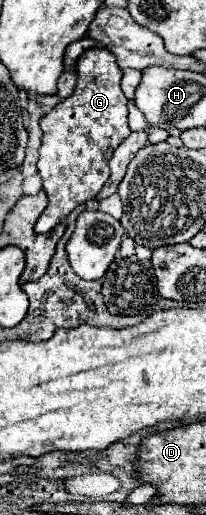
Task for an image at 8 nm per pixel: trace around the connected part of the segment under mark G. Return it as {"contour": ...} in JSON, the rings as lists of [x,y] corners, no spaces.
{"contour":[[[106,48],[86,50],[76,64],[78,84],[72,96],[60,100],[46,116],[40,118],[42,144],[38,172],[48,194],[48,206],[38,218],[34,230],[38,234],[50,232],[76,206],[96,198],[110,176],[108,162],[120,142],[130,134],[128,128],[128,100],[120,90],[122,70]]]}

